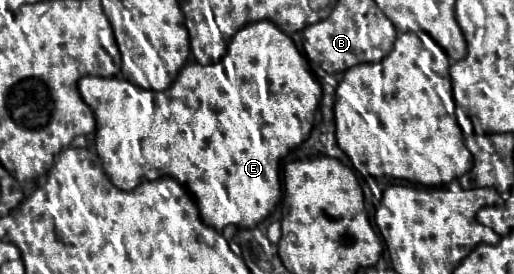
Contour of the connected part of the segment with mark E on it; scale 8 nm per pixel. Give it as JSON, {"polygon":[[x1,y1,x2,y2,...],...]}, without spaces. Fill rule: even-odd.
{"polygon":[[268,20,250,22,236,32,221,62,206,66,185,65,164,92,144,90,128,80,98,76,84,76,78,88,84,102,94,110,98,124,96,150,112,184,120,190,134,190,136,184,144,180,172,176,192,194,202,222,218,232,228,224,254,228,272,214,282,196,278,168,290,150,308,140,314,126,314,112,322,100,322,86,310,72,308,60,298,52,294,42]]}

